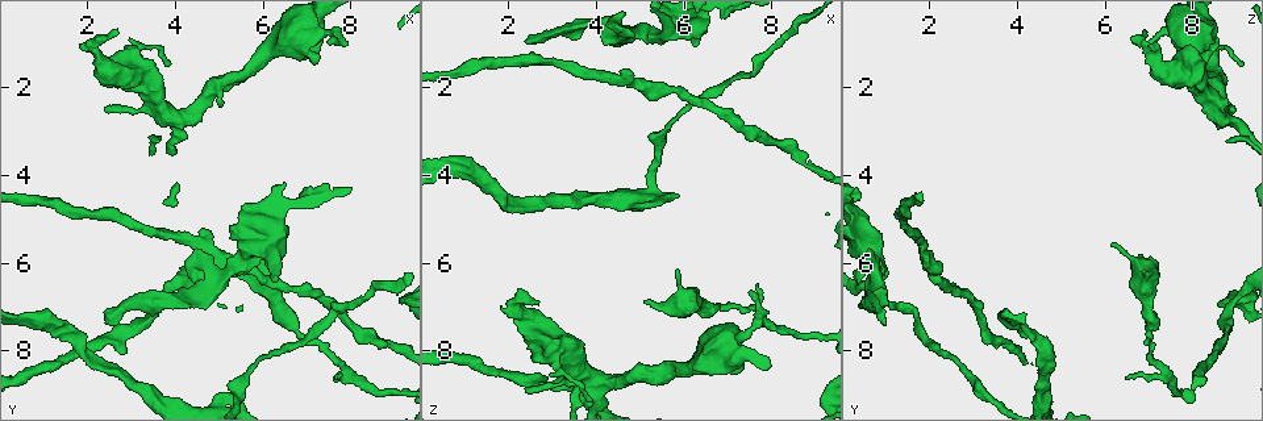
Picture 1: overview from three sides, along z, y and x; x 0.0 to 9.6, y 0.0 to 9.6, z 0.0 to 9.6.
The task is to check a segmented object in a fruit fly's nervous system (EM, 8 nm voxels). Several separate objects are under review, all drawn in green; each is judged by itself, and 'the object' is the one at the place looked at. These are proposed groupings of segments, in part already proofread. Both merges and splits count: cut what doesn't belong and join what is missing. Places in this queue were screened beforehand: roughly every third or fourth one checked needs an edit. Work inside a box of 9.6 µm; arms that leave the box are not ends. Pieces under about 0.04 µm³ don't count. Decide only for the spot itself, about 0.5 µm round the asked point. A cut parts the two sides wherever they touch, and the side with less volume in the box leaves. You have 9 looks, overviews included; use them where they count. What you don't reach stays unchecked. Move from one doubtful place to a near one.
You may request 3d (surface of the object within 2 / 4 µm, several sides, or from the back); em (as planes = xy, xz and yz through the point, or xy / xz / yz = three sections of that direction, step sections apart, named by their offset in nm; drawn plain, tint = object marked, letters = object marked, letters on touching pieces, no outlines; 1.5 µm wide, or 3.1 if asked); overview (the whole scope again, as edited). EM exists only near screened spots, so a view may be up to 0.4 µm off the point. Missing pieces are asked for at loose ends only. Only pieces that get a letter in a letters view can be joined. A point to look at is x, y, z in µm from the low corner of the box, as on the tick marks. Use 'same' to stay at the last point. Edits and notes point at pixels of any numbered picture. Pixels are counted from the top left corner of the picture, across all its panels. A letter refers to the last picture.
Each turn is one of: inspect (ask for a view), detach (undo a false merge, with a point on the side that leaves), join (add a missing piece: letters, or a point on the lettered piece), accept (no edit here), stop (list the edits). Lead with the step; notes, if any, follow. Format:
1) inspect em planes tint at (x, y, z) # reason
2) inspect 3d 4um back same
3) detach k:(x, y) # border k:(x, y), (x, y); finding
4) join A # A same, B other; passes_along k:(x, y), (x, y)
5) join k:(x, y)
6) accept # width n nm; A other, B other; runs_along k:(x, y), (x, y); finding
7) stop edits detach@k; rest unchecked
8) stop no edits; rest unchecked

inspect 3d 4um at (5.05, 6.20, 6.90) # branch stops here

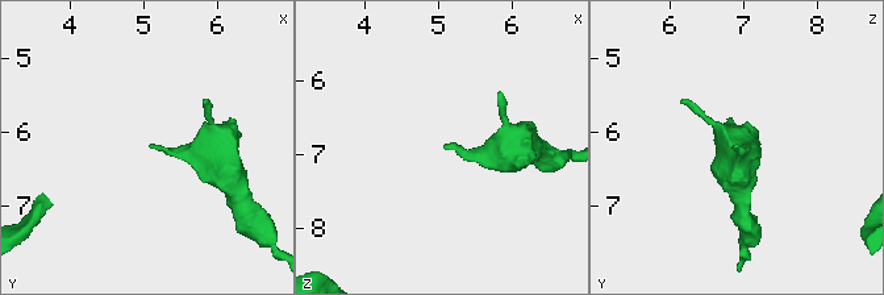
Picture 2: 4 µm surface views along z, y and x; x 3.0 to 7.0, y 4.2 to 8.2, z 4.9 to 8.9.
inspect em planes letters at (5.10, 6.15, 6.90) # shape alone is not enough

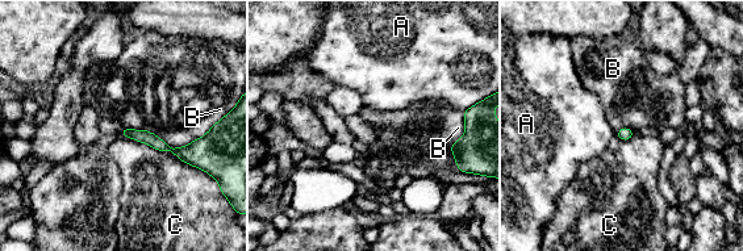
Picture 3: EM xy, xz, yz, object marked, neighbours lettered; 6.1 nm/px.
accept # A other, B other, C other; border 3:(124, 128), (142, 129); no lettered piece goes on from it

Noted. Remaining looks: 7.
inspect em planes tint at (4.10, 6.75, 0.75) # narrows sharply

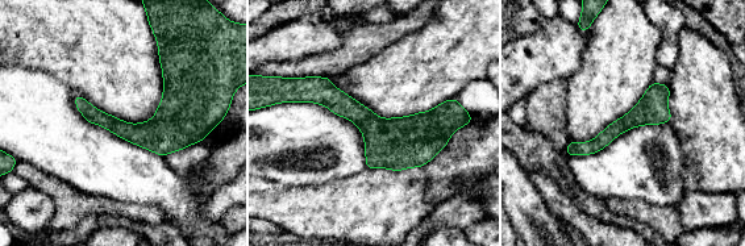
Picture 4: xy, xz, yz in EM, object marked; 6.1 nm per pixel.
inspect em planes letters same # what lies round it

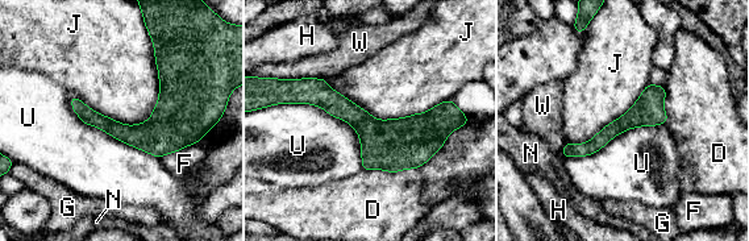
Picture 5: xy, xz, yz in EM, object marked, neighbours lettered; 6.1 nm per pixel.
accept # D other, F other, G other, H other, J other, N other, U other, W other; runs_along 5:(256, 103), (317, 92), (406, 145); one neuron here

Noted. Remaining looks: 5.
inspect em planes tint at (6.90, 7.60, 7.00) # calibre changes

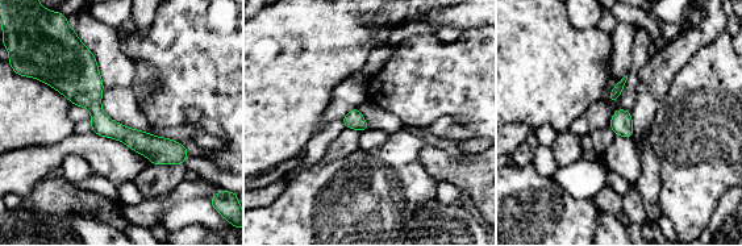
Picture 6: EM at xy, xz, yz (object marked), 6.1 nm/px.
inspect em planes letters same

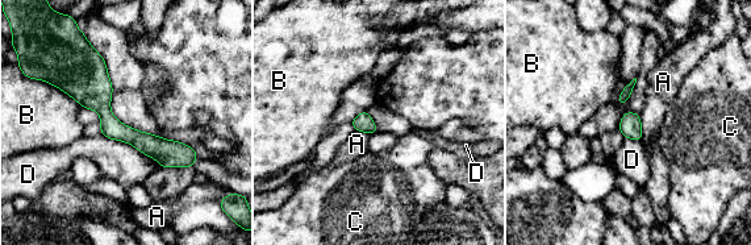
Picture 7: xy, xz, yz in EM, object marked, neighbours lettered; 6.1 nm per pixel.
accept # width 110 nm; A other, B other, C other, D other; border 7:(638, 115), (642, 140); continuous, no second neuron

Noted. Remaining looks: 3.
stop no edits; rest unchecked

